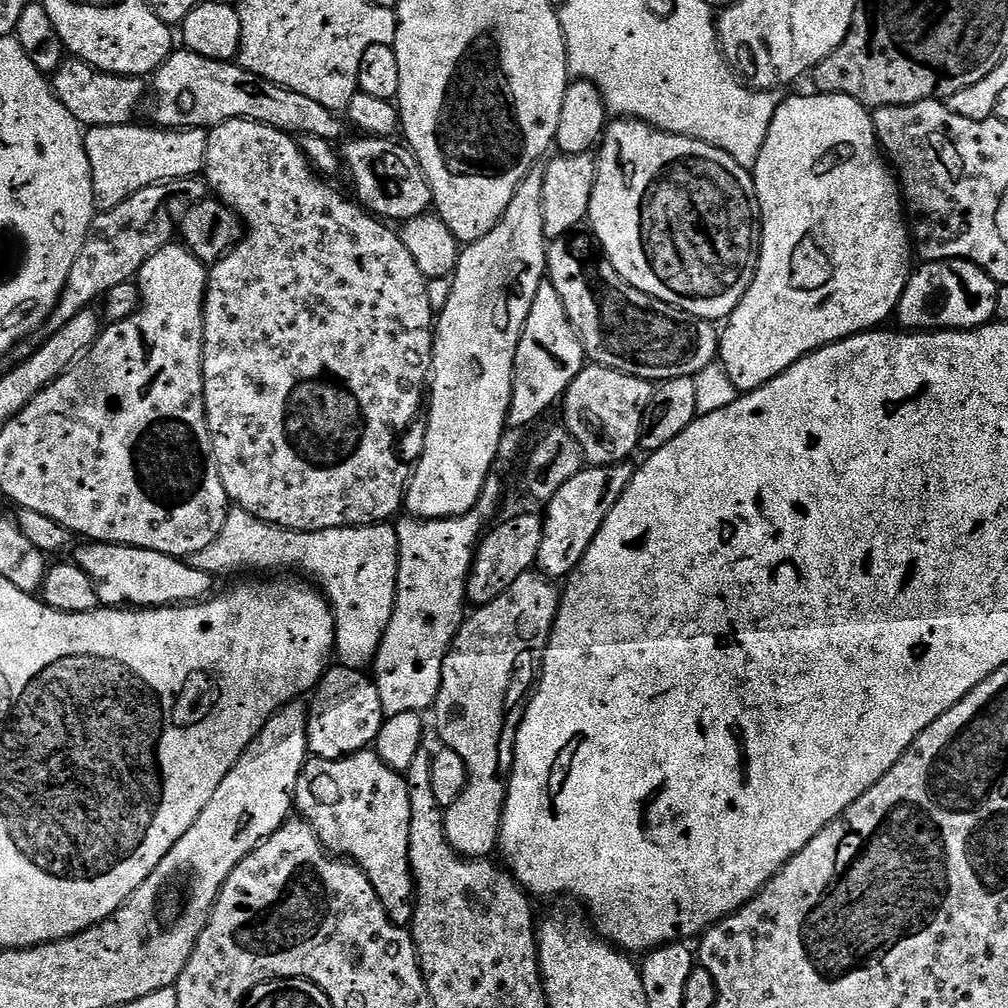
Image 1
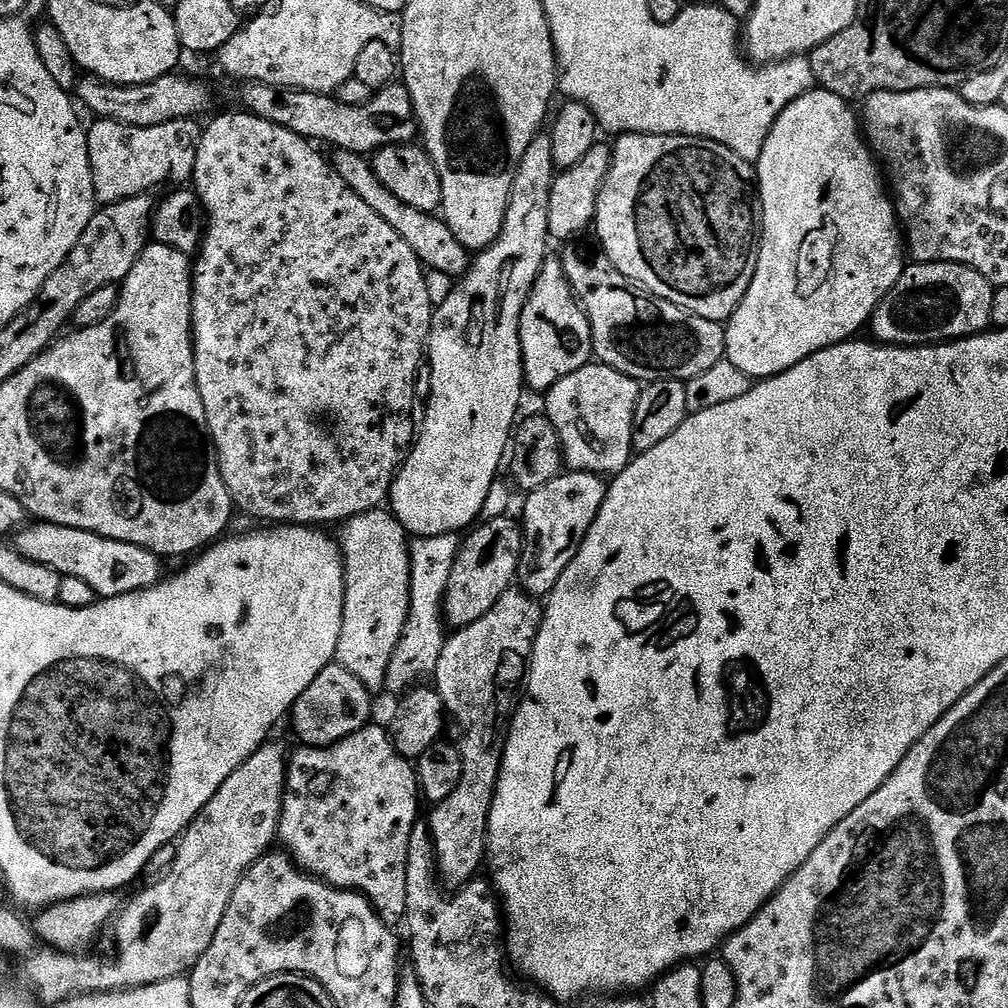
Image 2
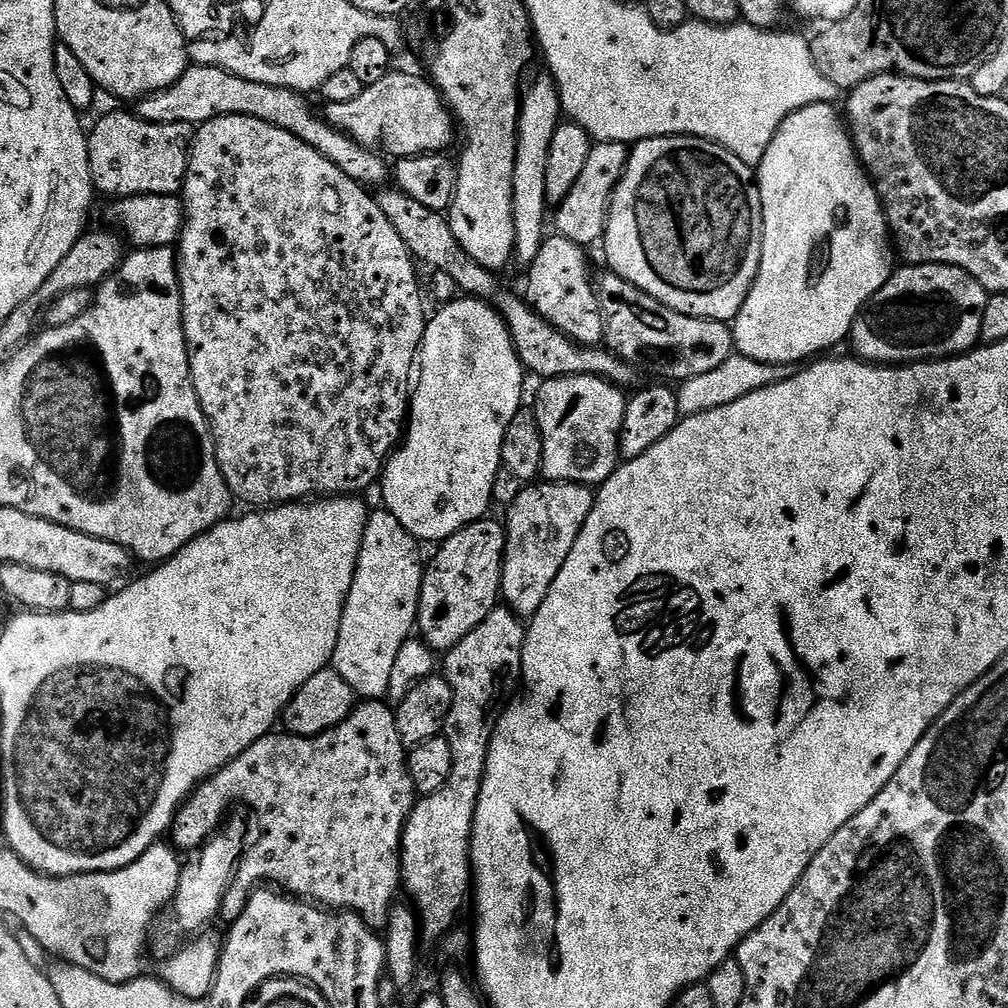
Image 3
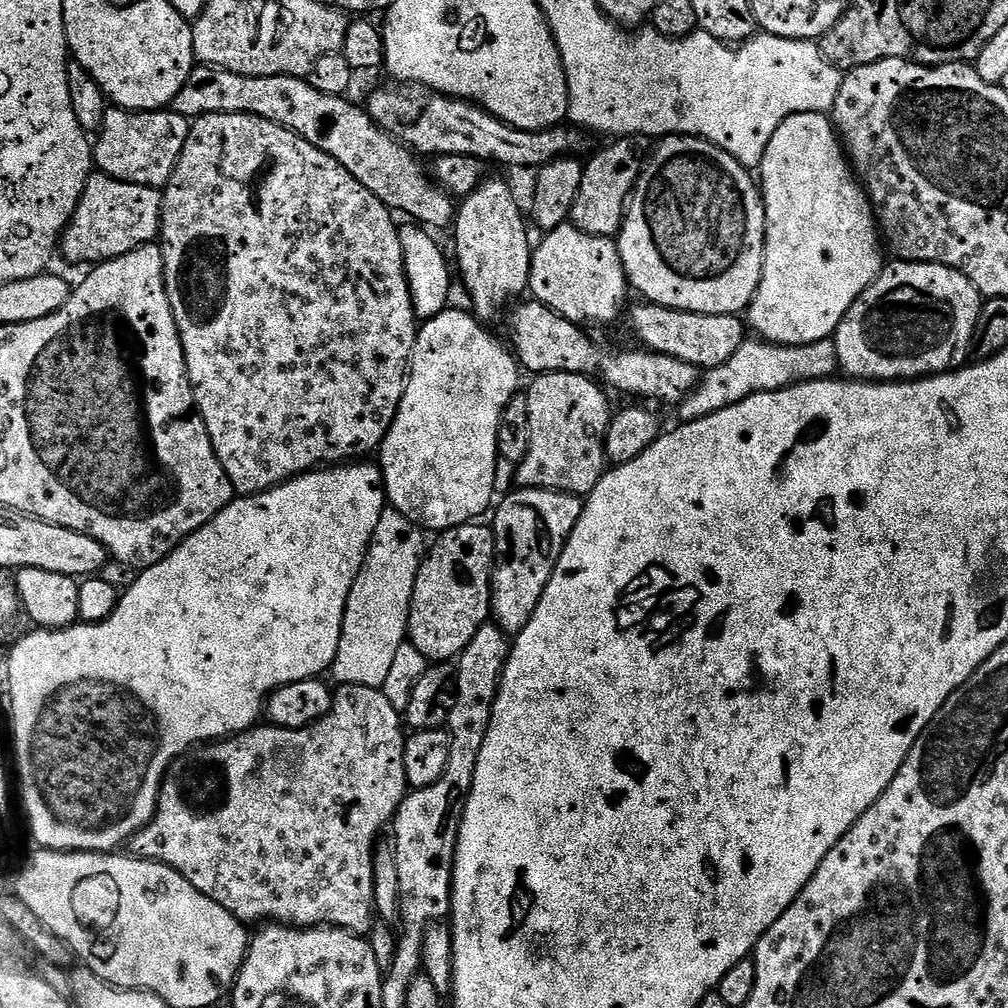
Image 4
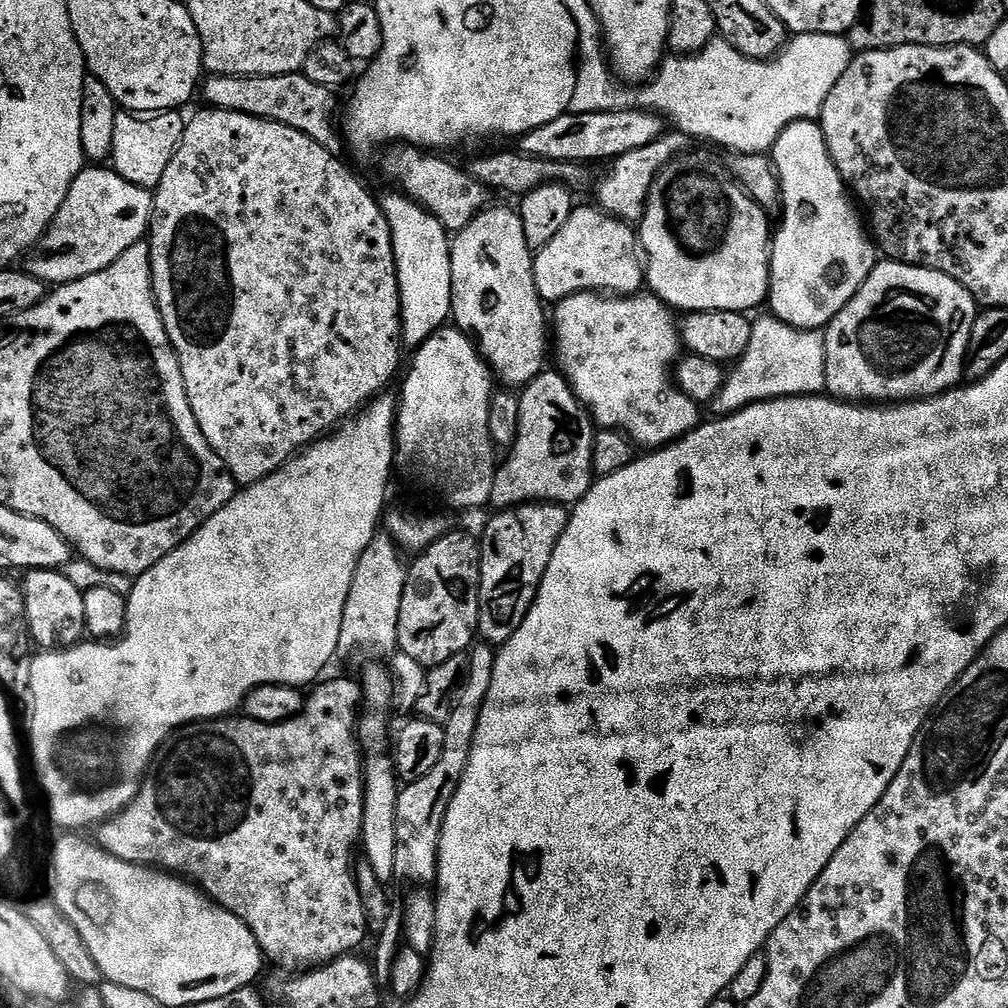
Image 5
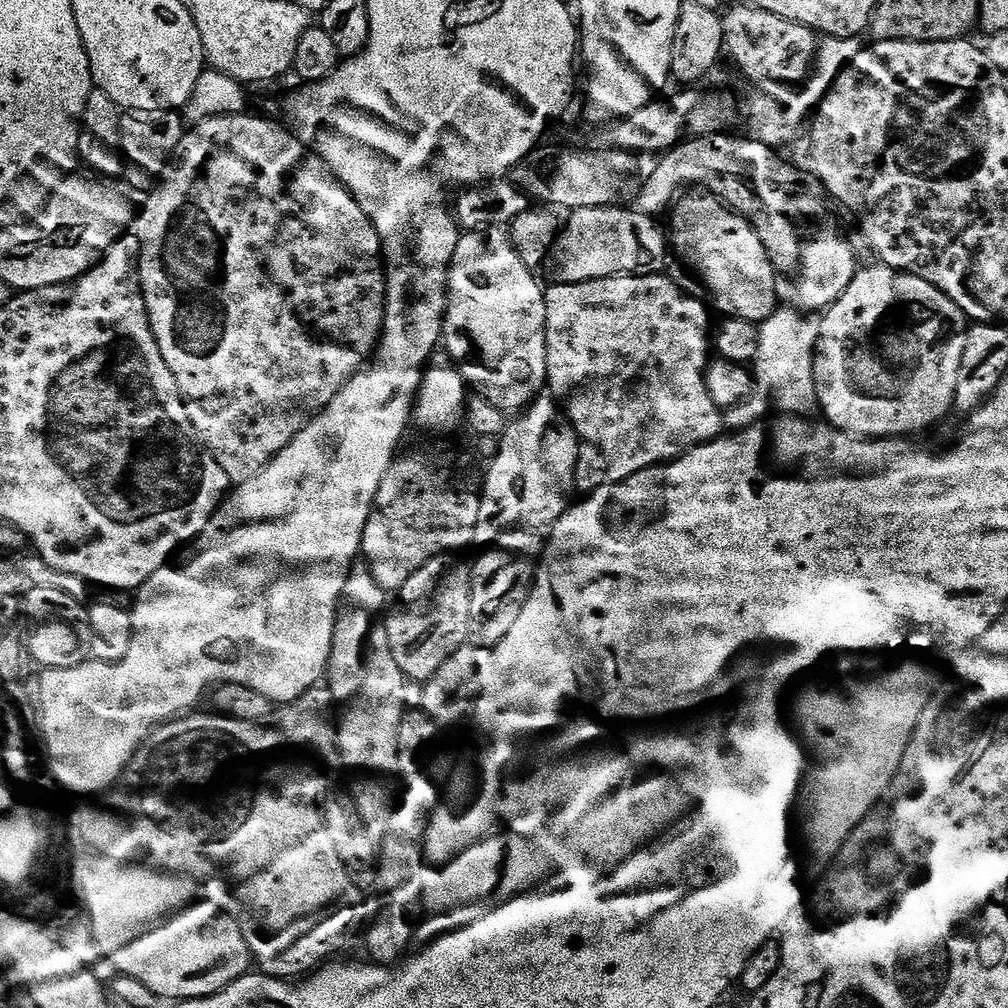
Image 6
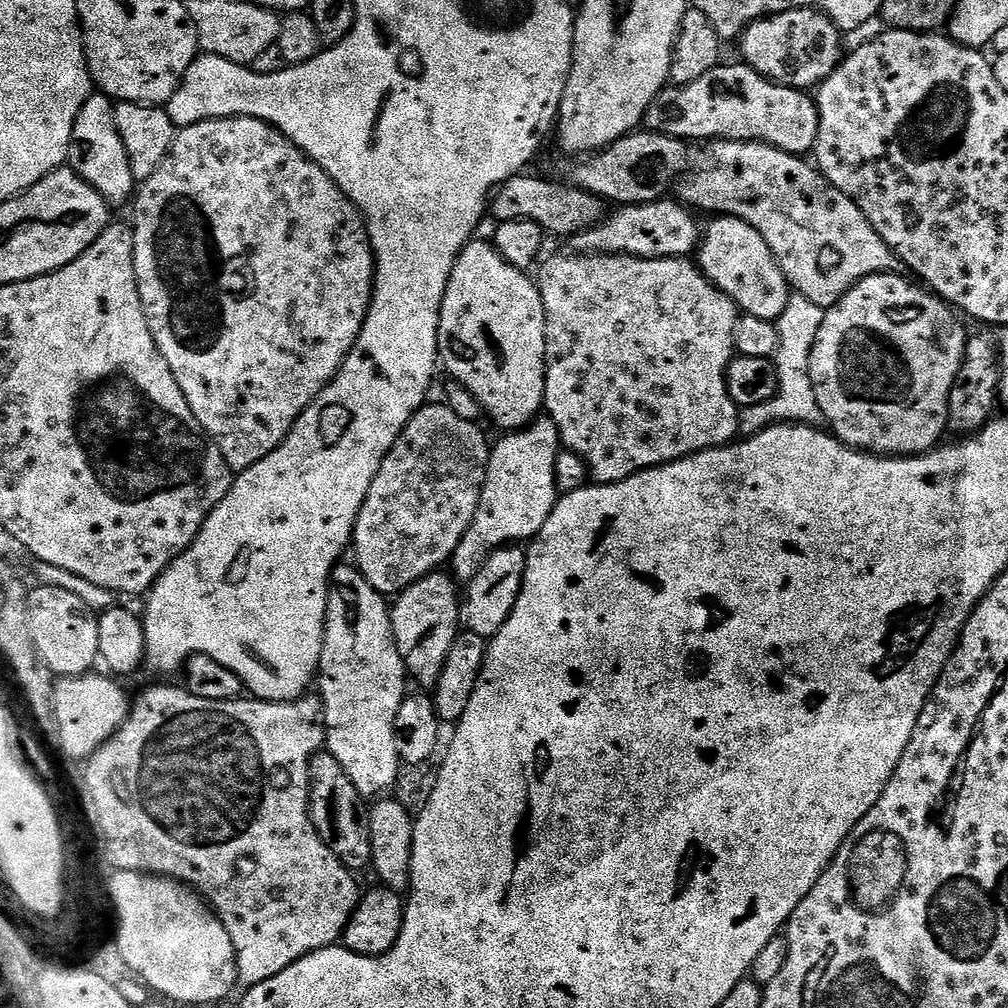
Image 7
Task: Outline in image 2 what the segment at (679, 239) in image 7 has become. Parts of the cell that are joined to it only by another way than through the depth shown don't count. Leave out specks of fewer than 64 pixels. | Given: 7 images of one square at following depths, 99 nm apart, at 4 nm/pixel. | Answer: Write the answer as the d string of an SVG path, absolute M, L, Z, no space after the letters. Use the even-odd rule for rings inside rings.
M545 259L538 278L532 283L520 319L520 353L524 359L524 383L539 394L547 393L566 374L582 370L593 359L592 331L588 316L576 299L559 259Z

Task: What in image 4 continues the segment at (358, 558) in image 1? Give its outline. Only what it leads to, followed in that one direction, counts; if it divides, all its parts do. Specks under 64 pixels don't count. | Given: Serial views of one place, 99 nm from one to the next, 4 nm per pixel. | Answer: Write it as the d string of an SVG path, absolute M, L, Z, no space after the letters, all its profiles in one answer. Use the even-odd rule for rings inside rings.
M391 506L385 507L384 513L378 518L378 526L374 526L374 534L370 538L370 546L362 562L362 570L358 570L358 578L354 578L354 586L346 602L338 654L330 669L330 676L337 680L337 685L383 689L390 666L393 665L394 654L404 644L408 635L408 615L414 594L414 582L418 578L420 562L426 555L424 536L425 533L417 524L410 523L399 510Z

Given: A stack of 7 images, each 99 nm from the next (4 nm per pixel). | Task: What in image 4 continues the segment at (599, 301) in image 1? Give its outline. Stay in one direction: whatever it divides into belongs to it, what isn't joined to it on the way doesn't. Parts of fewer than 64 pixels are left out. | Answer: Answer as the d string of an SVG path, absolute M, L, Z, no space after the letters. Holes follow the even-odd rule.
M639 303L633 306L628 324L647 351L668 354L670 358L682 358L682 362L690 362L695 368L707 370L722 366L722 362L731 358L734 350L738 350L738 346L745 342L746 324L739 315L698 314L663 308L661 304Z

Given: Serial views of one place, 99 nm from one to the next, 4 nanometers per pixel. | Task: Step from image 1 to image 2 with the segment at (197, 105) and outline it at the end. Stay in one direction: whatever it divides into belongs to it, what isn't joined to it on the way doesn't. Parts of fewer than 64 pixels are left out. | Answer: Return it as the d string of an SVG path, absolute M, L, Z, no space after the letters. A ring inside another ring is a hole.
M255 82L245 83L241 88L244 88L240 92L240 100L242 103L244 103L241 105L243 105L247 111L251 112L252 115L257 116L258 118L262 118L266 122L274 122L278 126L282 126L286 130L290 130L294 134L298 134L302 137L303 140L307 140L309 142L317 142L316 140L321 140L321 142L324 144L332 144L331 147L333 149L341 148L342 150L354 150L355 152L361 154L375 154L379 152L381 148L385 148L391 144L413 143L413 141L415 141L418 136L418 125L416 123L416 115L412 109L412 103L410 102L410 94L405 90L403 83L400 82L393 82L389 84L388 87L379 89L379 91L373 95L371 100L367 100L365 104L359 104L358 106L343 104L343 102L341 102L335 95L325 94L323 92L302 92L294 88L275 88L269 84L257 84Z

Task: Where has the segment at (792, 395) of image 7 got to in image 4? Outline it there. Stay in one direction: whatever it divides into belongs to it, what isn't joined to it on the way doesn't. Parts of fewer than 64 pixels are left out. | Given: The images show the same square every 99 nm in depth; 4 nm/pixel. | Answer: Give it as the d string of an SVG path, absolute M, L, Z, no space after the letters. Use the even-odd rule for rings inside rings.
M748 338L742 346L738 346L738 350L734 350L731 358L726 358L726 362L722 362L722 366L709 368L701 375L696 389L678 405L681 416L679 419L689 424L706 418L718 410L726 410L759 392L777 392L783 388L790 388L794 384L804 384L808 380L827 380L835 377L837 372L835 339L819 340L813 344L769 344L766 340Z

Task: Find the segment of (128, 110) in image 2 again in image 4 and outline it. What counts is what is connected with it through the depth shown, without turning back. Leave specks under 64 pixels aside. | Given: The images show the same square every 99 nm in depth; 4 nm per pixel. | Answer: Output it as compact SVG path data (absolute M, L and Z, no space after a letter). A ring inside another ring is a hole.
M197 66L193 68L190 78L186 78L186 86L178 90L170 108L179 116L189 118L206 114L250 114L274 122L298 134L298 138L310 142L310 146L322 150L322 154L330 154L330 158L334 158L338 166L354 174L354 178L358 178L358 182L362 182L362 186L366 186L366 190L370 190L370 194L374 194L374 198L381 200L387 208L391 208L393 213L405 212L409 221L428 230L451 229L458 211L457 201L434 182L429 169L420 165L421 157L417 153L411 148L404 147L393 136L389 136L368 117L367 111L361 105L359 108L350 101L351 99L343 96L322 94L322 90L314 90L314 86L310 86L307 79L299 76L243 76L225 68Z

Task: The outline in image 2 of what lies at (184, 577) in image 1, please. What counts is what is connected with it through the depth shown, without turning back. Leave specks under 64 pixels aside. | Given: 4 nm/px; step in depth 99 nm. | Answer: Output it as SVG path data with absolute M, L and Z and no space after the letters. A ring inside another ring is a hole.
M32 522L15 533L14 546L18 554L22 554L22 558L30 558L30 562L50 566L58 570L63 577L82 578L82 582L93 588L100 598L137 592L160 583L162 579L161 557L155 556L142 546L102 538L86 530Z

